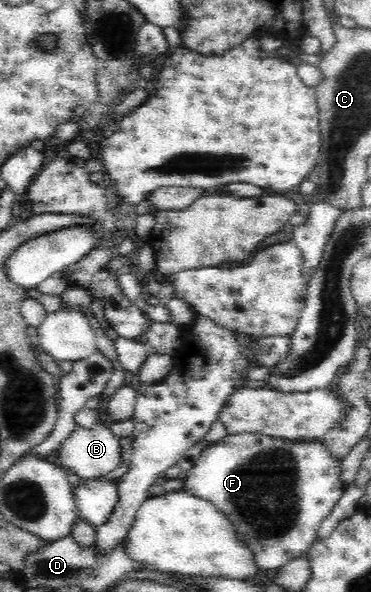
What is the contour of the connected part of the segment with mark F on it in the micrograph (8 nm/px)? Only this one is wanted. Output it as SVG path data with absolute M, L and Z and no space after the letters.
M263 434L228 435L222 442L207 445L195 466L186 472L183 490L211 502L215 509L231 520L239 540L252 550L259 570L277 572L289 560L299 558L311 548L317 539L320 524L343 496L345 487L341 483L341 462L331 457L321 440L289 443Z

